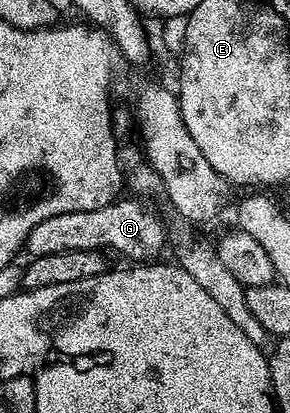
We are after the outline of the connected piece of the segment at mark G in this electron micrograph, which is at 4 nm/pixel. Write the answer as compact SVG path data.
M117 199L112 202L111 205L103 205L102 207L98 207L94 211L70 211L66 215L54 215L50 219L42 219L42 223L38 223L38 227L34 227L34 231L30 231L30 235L28 236L28 244L26 246L26 253L29 258L35 258L40 256L46 256L51 254L57 254L58 252L64 251L94 251L101 250L107 251L109 254L112 253L121 253L124 257L129 257L129 262L132 263L148 263L153 259L159 258L156 257L160 252L164 249L164 225L159 221L158 218L155 217L154 214L151 213L150 210L147 209L145 202L140 199L132 199L136 201L124 201L125 199Z

